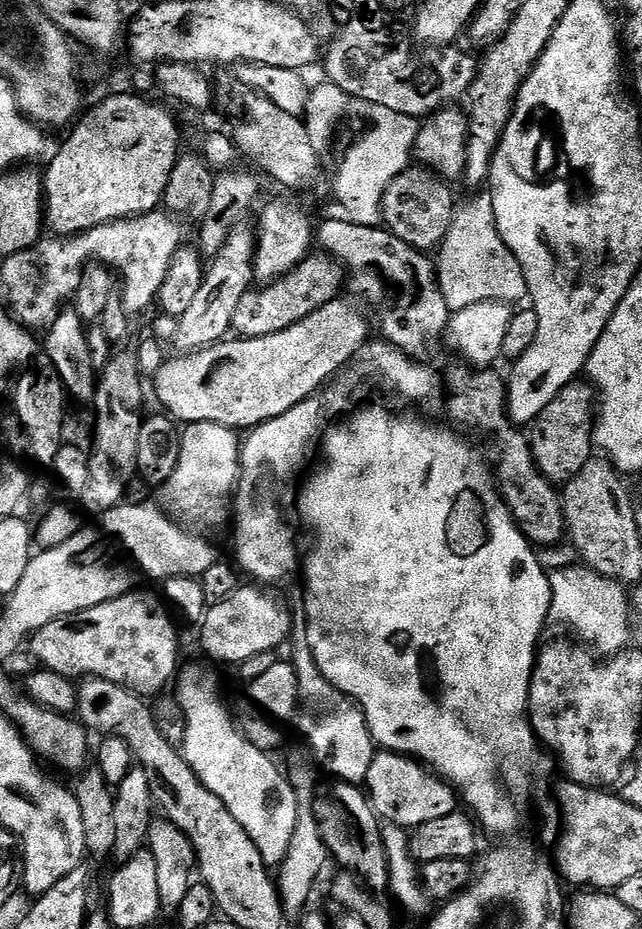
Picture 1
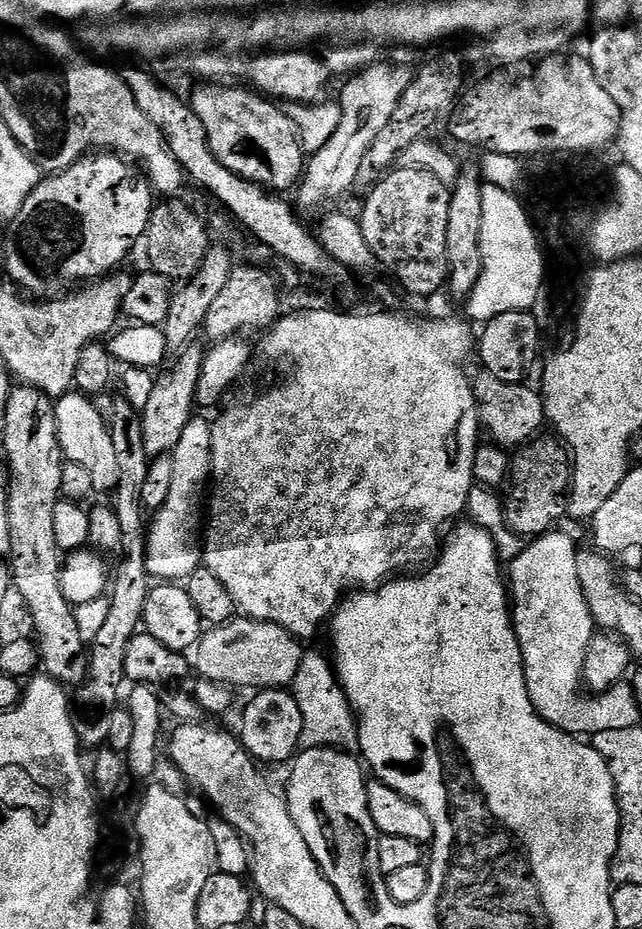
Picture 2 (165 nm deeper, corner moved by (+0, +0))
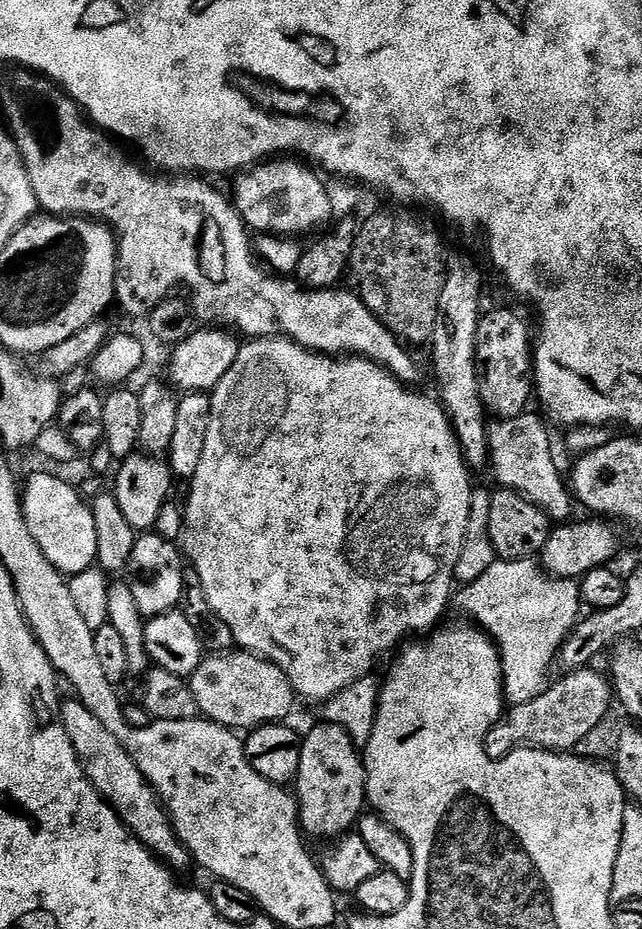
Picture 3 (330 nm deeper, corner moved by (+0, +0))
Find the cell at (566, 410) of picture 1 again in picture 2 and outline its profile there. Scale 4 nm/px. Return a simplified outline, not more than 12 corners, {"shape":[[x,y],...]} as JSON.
{"shape":[[559,437],[510,464],[507,525],[537,538],[567,515],[572,459]]}

